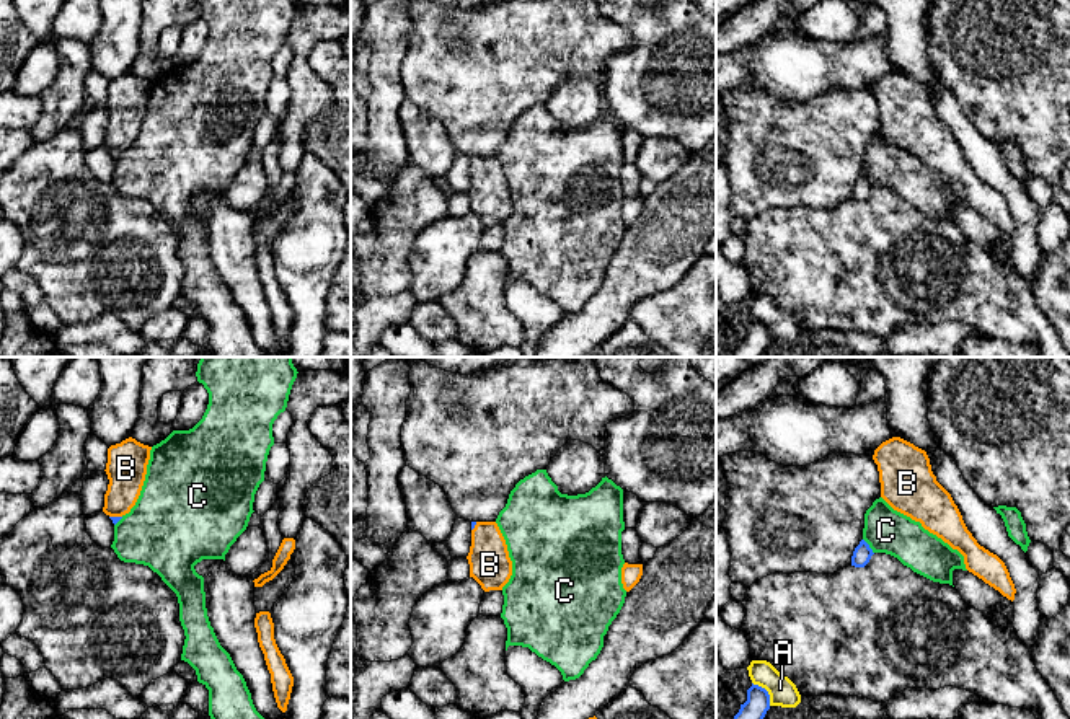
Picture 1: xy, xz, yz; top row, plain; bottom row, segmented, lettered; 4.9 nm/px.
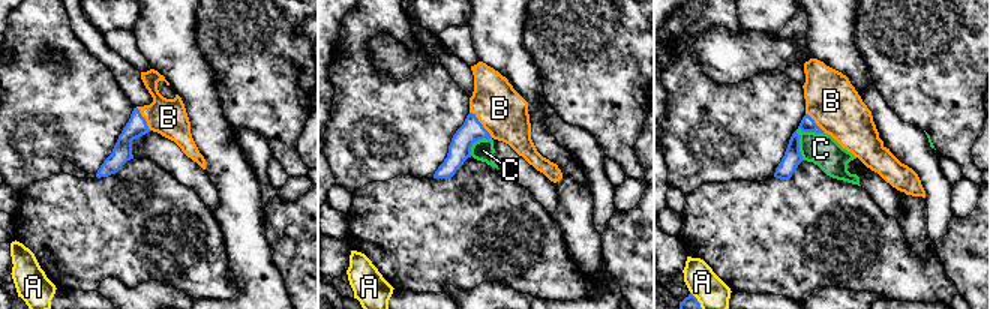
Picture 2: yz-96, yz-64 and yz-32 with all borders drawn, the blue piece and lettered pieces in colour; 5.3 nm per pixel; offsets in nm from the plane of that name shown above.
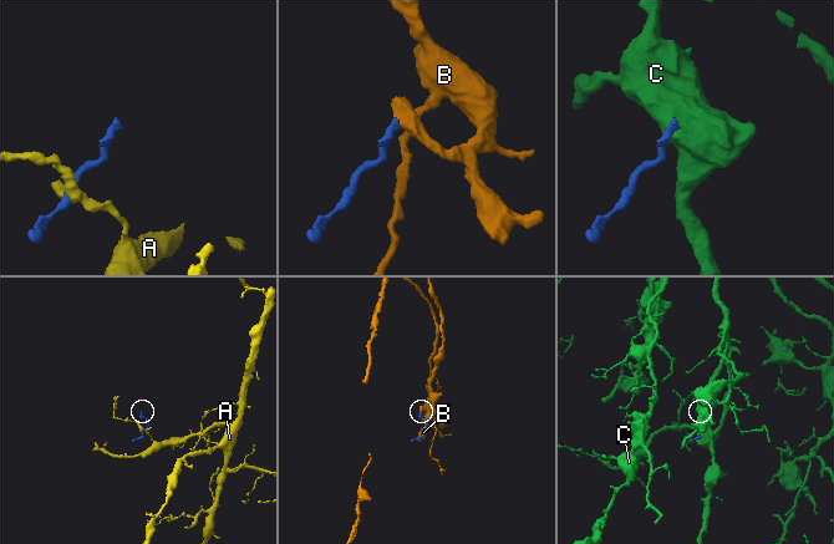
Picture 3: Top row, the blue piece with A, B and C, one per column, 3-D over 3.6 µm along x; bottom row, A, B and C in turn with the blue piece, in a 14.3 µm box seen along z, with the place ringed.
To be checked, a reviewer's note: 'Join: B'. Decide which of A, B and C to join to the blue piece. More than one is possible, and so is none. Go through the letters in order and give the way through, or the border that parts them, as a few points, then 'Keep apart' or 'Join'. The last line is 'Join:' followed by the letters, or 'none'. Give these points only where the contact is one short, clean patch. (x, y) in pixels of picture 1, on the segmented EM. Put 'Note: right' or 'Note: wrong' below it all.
A: Boundary: yz (752, 682), (767, 692), (770, 705). Keep apart
B: Path across: xy (114, 519), (116, 517), (126, 468). Join
C: Boundary: yz (863, 538), (873, 553). Keep apart
Join: B
Note: right

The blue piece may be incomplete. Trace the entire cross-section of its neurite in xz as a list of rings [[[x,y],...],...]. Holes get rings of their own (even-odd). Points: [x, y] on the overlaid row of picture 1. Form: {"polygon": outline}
{"polygon": [[[471,522],[471,546],[466,559],[470,577],[484,592],[502,590],[512,576],[507,545],[496,522]]]}

